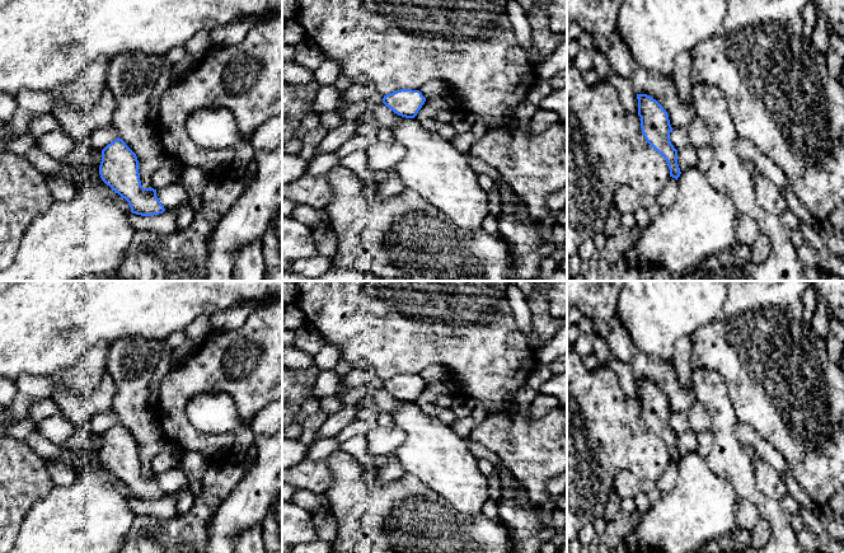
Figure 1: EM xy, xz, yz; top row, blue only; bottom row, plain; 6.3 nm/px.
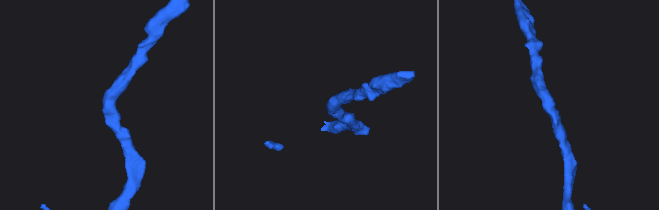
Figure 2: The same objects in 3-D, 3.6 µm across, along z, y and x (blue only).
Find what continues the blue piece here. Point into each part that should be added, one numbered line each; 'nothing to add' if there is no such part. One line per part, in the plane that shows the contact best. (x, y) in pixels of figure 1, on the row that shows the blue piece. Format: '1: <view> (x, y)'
nothing to add

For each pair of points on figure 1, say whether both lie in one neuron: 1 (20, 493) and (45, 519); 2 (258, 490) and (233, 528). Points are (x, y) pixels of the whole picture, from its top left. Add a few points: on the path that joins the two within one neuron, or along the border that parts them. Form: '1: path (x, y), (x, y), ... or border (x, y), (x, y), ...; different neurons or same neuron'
1: border (54, 484), (28, 510), (18, 532); different neurons
2: path (252, 498), (233, 519); same neuron

